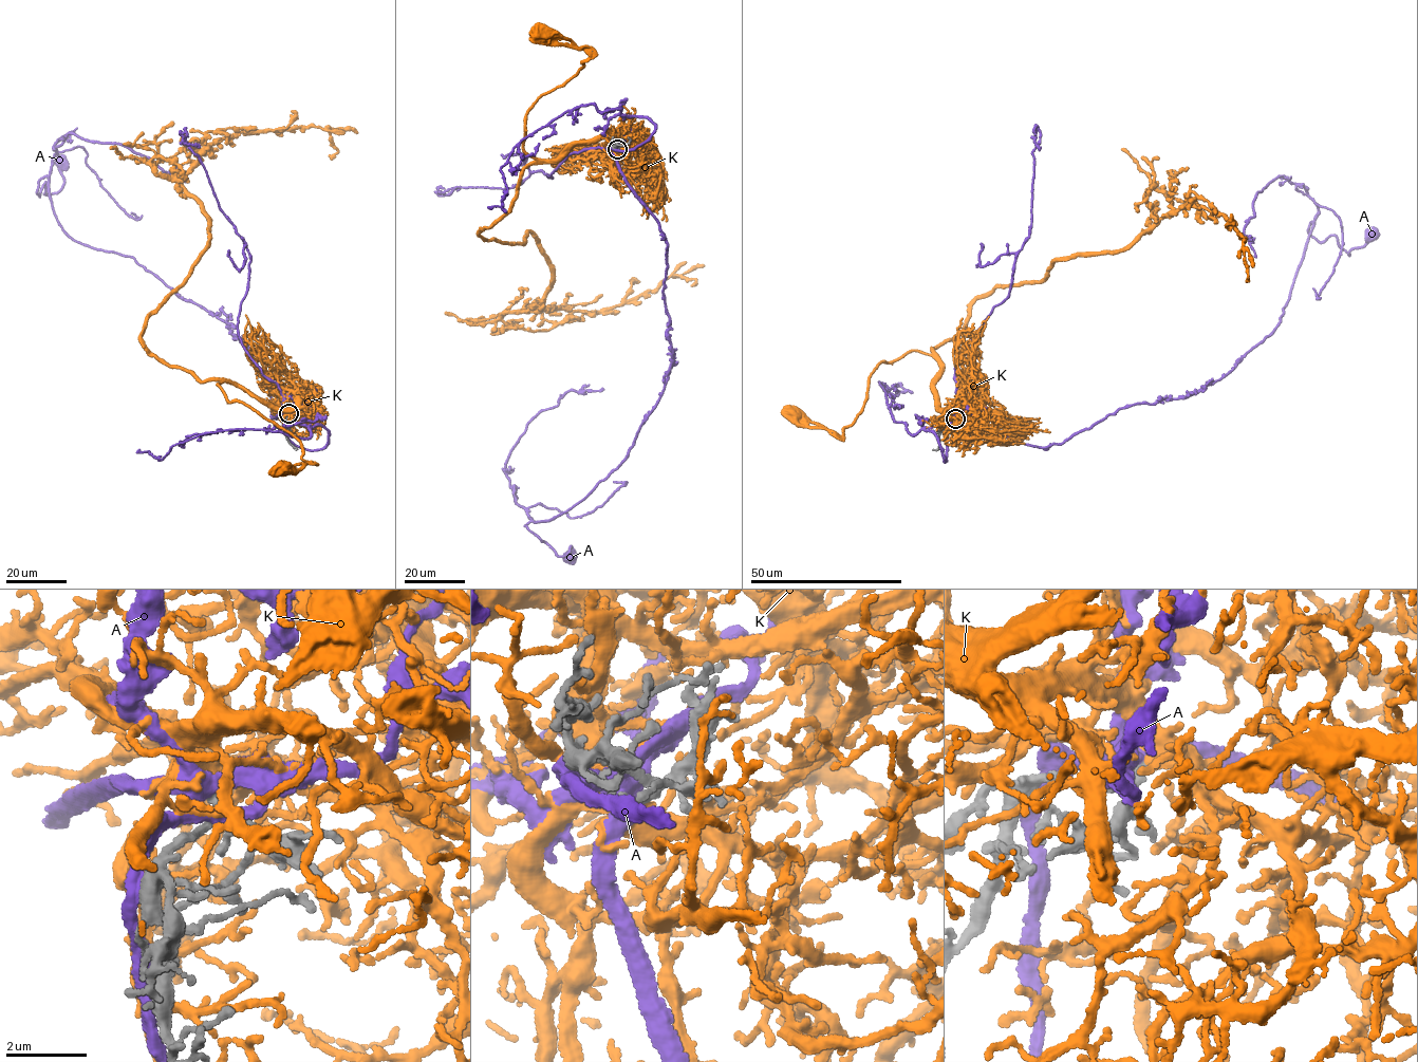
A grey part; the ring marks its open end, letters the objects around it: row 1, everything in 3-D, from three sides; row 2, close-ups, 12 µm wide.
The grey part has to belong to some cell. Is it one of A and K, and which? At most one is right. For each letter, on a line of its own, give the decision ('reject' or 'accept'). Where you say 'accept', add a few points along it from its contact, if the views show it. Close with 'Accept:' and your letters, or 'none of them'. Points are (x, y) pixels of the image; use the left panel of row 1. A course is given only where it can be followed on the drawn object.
A: reject
K: accept; it runs (288, 413), (218, 384), (227, 401), (299, 442), (312, 464), (282, 468)
Accept: K

